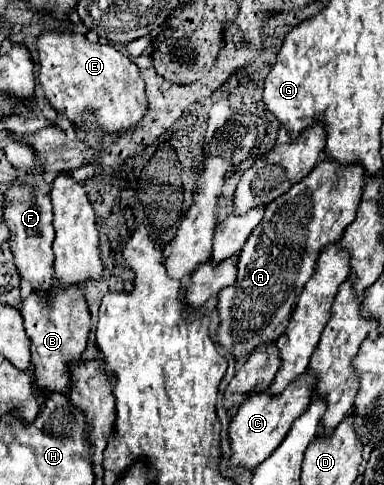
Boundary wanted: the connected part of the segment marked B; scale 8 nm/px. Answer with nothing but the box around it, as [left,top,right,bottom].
[23,283,91,399]

